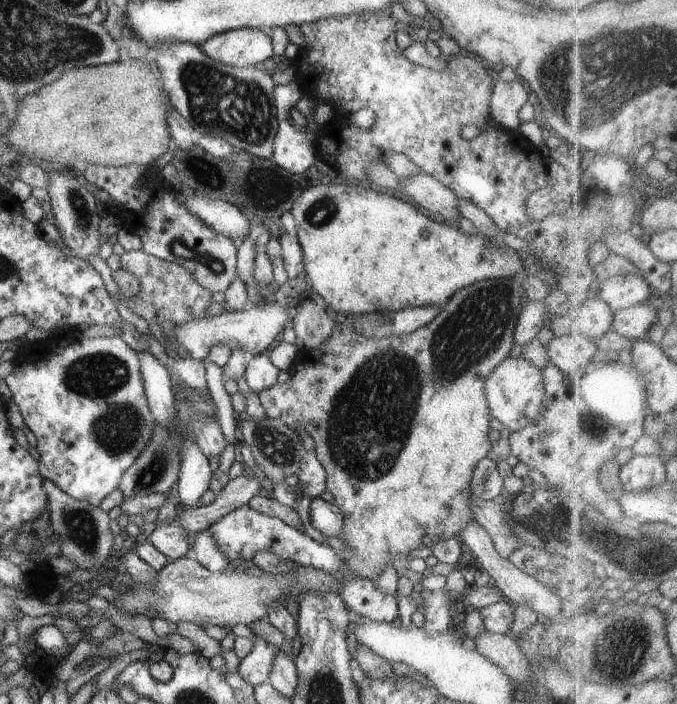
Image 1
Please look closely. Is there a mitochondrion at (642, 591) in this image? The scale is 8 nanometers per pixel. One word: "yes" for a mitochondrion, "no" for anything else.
no

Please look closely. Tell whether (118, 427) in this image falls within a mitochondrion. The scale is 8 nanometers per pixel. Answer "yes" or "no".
yes

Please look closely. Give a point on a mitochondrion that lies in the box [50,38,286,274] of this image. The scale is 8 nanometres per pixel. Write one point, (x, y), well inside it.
(217, 100)

